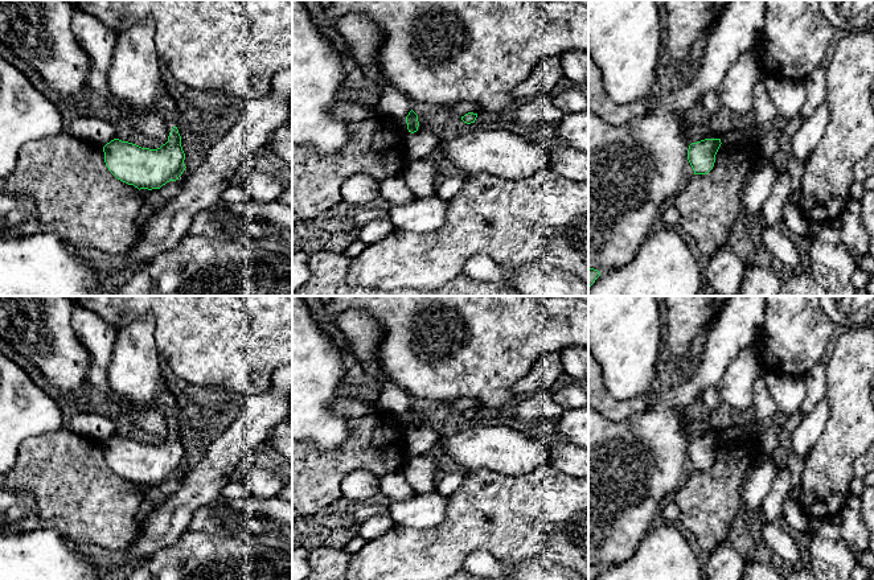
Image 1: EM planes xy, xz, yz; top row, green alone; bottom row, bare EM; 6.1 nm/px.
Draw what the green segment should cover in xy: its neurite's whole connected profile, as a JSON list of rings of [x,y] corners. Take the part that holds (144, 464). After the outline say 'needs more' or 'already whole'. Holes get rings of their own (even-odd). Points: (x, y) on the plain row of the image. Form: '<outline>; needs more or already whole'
[[[165,390],[159,398],[169,427],[168,437],[157,445],[114,435],[103,443],[108,466],[120,477],[140,485],[160,485],[185,466],[185,449],[176,423],[176,396]]]; needs more

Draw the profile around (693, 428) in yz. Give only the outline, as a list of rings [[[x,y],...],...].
[[[688,416],[684,421],[684,428],[690,440],[705,436],[705,435],[721,435],[722,433],[717,431],[715,428],[713,428],[710,424],[692,420]]]

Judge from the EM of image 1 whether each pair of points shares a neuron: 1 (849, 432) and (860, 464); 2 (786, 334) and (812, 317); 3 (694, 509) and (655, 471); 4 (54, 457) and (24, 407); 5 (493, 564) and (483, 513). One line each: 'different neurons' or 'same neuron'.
1: different neurons
2: same neuron
3: different neurons
4: different neurons
5: different neurons

